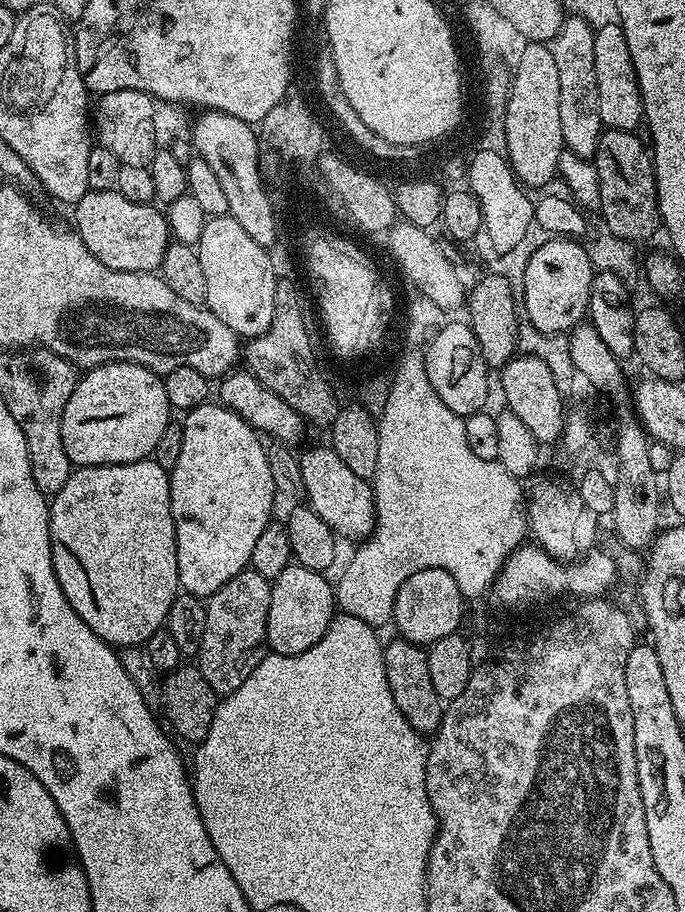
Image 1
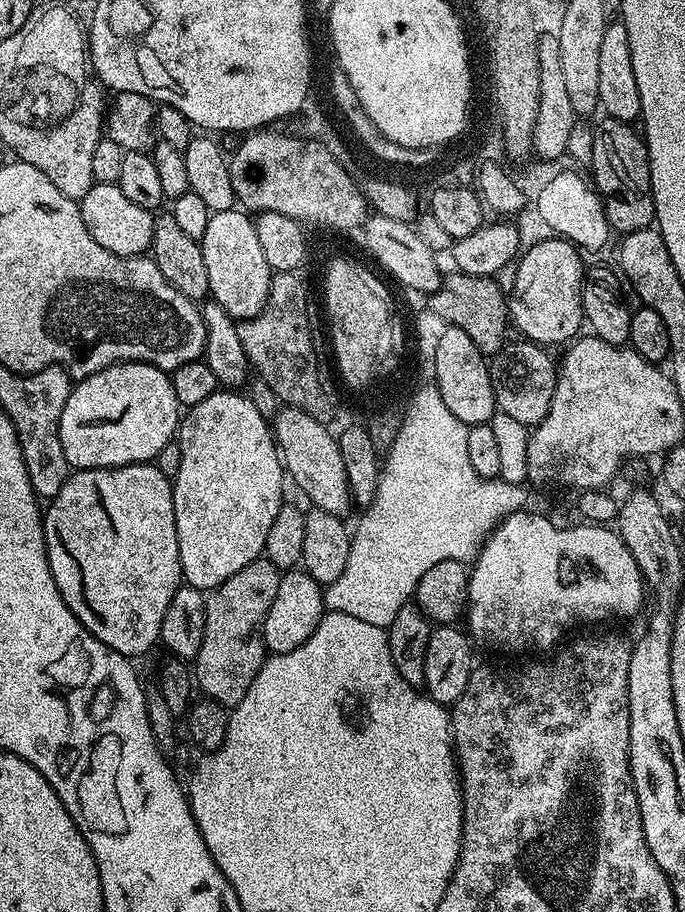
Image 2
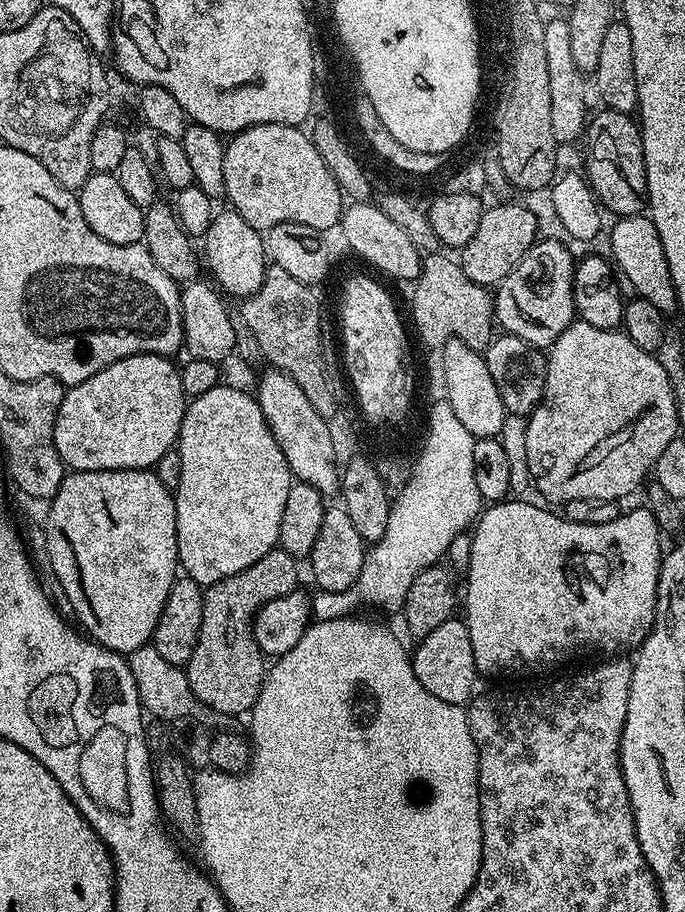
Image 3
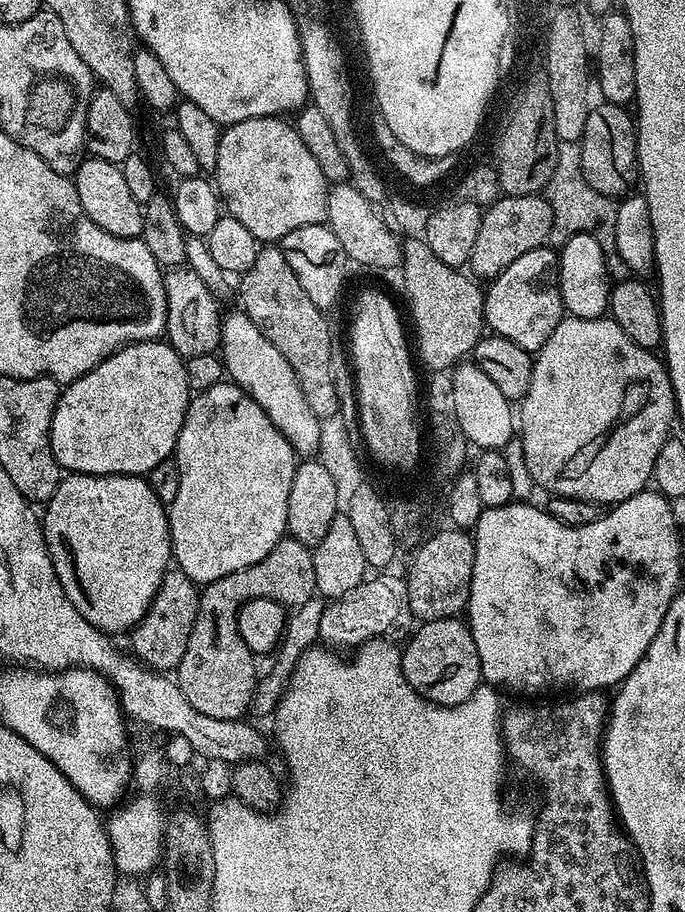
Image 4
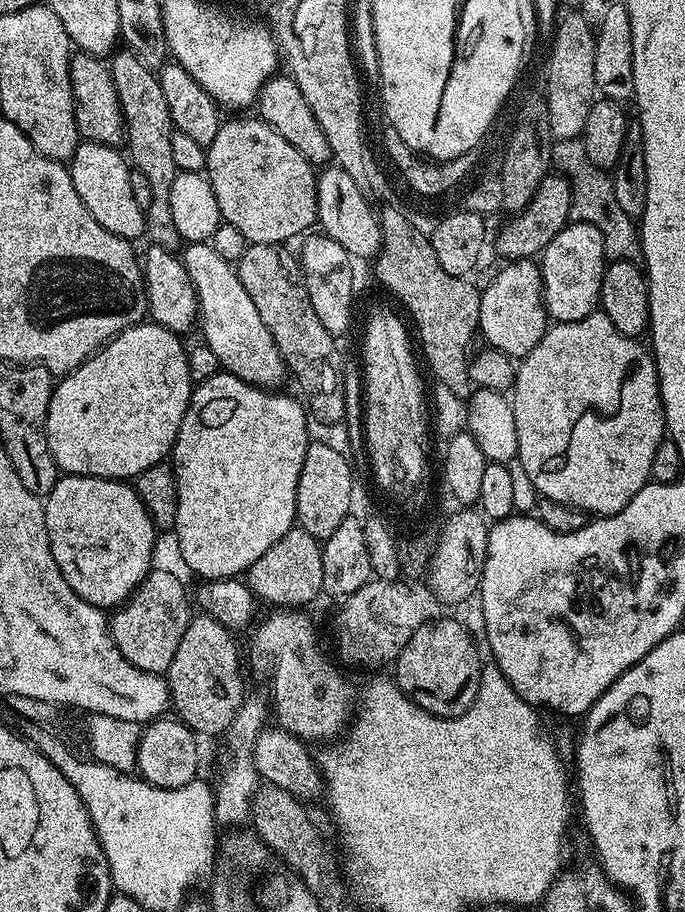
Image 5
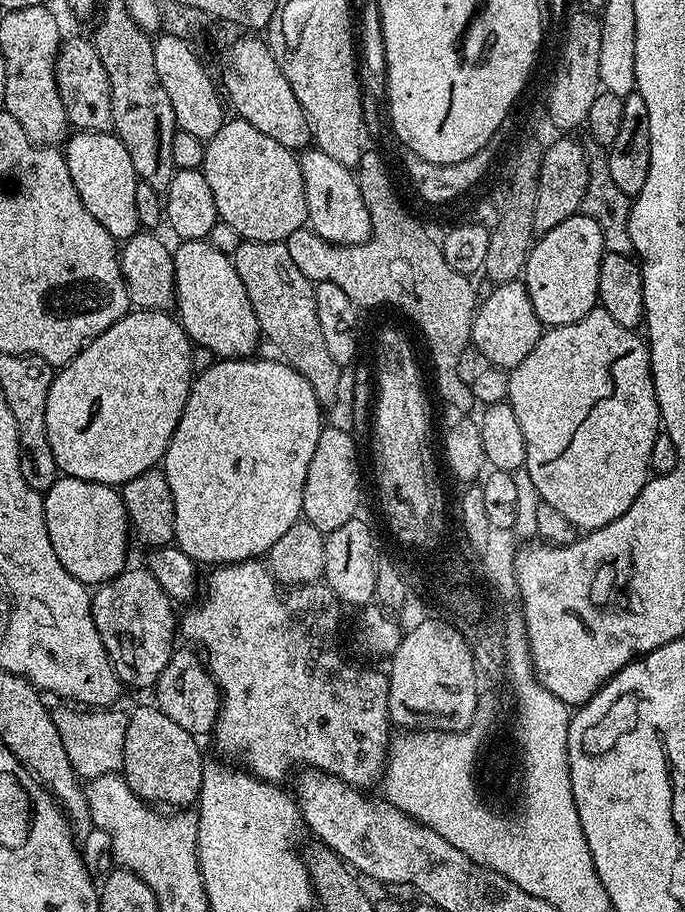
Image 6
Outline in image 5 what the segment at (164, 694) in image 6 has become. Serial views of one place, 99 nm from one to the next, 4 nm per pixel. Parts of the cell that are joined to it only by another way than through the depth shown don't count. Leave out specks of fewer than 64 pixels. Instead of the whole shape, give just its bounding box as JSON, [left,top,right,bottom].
[166,615,244,737]

